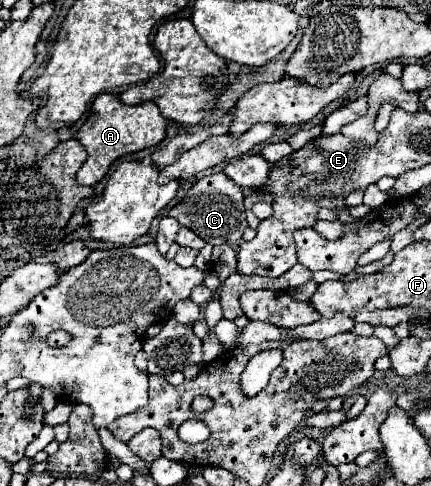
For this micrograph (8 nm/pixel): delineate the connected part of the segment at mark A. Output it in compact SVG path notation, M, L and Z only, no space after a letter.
M100 94L92 102L90 116L86 118L84 126L78 130L76 140L86 148L88 160L78 170L76 182L94 186L100 182L110 166L128 154L134 154L144 148L152 148L160 144L166 138L166 118L160 114L158 106L154 102L142 102L138 106L126 106L112 94Z

